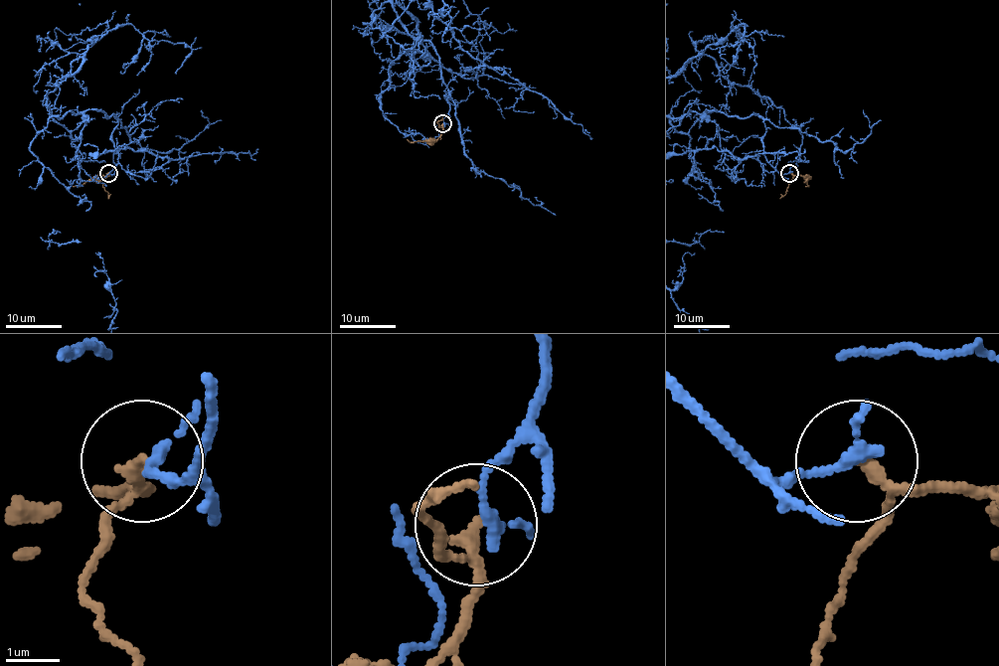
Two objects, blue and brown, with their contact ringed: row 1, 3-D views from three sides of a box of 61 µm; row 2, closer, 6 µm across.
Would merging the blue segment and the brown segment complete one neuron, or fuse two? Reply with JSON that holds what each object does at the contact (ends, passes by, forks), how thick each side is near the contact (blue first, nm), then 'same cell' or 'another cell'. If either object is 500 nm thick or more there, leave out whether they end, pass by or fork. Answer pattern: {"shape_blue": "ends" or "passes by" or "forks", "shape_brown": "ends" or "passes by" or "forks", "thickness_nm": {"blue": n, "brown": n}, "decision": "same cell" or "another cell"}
{"shape_blue": "passes by", "shape_brown": "passes by", "thickness_nm": {"blue": 180, "brown": 190}, "decision": "another cell"}

